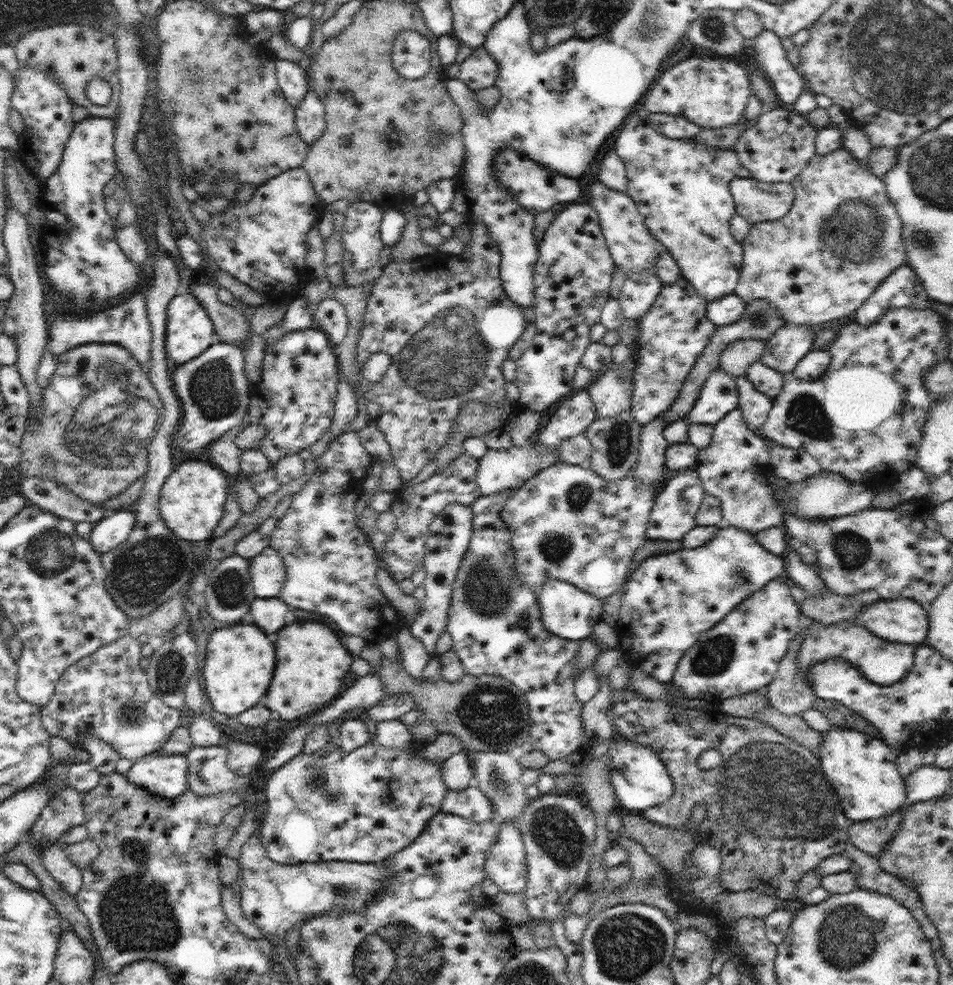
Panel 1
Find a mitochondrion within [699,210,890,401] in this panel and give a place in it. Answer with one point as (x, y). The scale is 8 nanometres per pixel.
(757, 319)

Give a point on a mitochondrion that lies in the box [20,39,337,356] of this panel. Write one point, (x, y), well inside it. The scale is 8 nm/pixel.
(193, 71)

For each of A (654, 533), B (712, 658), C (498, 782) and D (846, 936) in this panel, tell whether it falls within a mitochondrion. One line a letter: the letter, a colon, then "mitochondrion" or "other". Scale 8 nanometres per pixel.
A: other
B: mitochondrion
C: mitochondrion
D: mitochondrion

